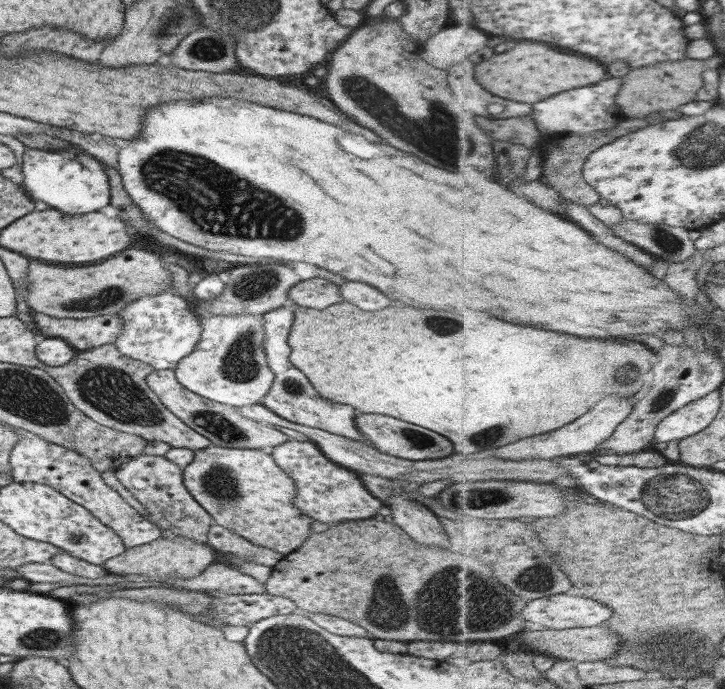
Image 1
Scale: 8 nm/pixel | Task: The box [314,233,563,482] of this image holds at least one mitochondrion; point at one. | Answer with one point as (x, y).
(420, 441)

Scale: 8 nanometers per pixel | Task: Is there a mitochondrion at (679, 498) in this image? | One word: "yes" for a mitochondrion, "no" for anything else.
yes

